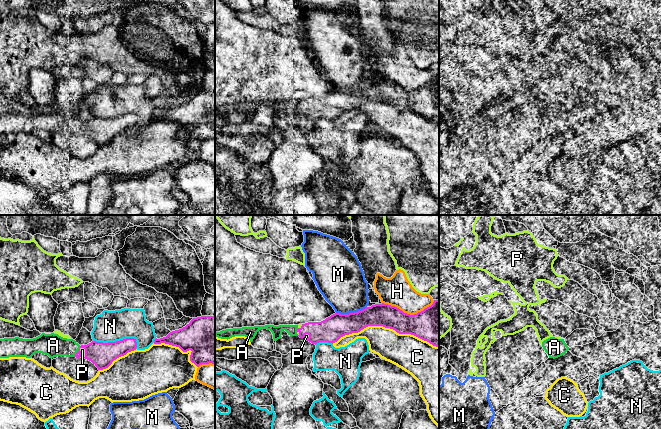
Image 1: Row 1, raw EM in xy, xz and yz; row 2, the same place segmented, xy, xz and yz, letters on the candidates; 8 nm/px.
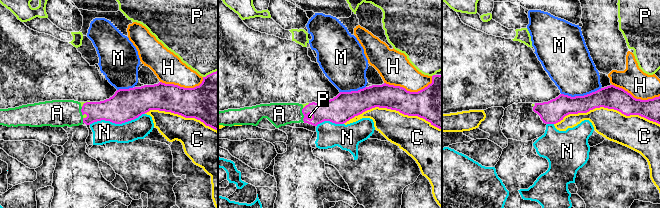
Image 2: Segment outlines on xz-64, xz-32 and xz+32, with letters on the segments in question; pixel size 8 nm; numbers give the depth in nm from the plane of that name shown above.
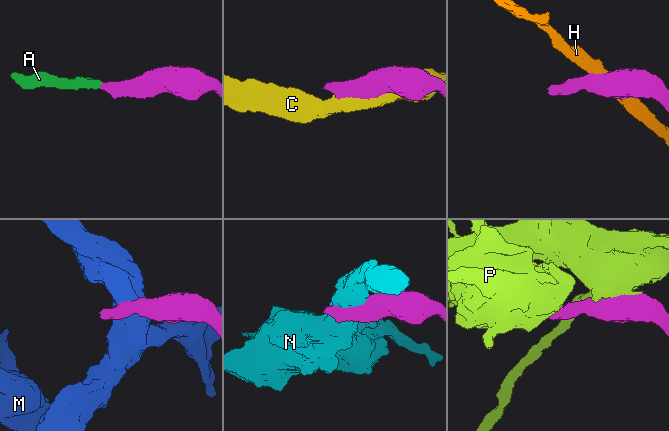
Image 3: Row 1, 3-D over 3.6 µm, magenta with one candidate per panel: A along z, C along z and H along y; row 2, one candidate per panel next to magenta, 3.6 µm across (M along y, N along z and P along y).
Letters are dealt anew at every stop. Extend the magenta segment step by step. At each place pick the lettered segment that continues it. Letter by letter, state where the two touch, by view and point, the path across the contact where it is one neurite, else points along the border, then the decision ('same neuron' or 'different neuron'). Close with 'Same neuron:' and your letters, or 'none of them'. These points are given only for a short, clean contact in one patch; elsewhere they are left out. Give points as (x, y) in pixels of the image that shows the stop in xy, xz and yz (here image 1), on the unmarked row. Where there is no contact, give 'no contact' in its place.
A: contact xz (297, 106); same neuron
C: contact xz (385, 103); different neuron
H: contact xz (408, 90); different neuron
M: contact xz (351, 89); border xz (366, 82), (353, 88), (336, 89); different neuron
N: contact xy (118, 117); different neuron
P: contact xy (80, 128); different neuron
Same neuron: A

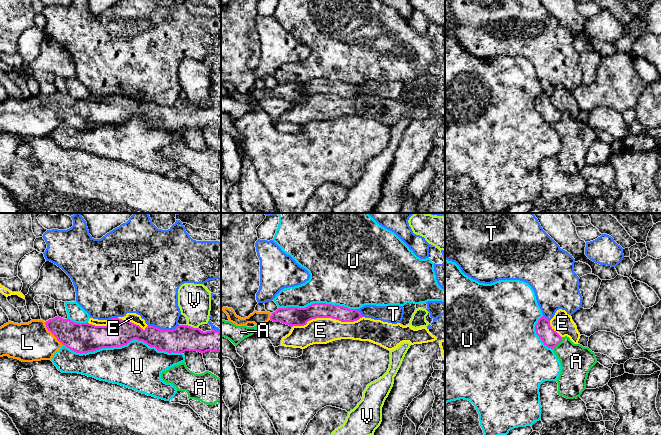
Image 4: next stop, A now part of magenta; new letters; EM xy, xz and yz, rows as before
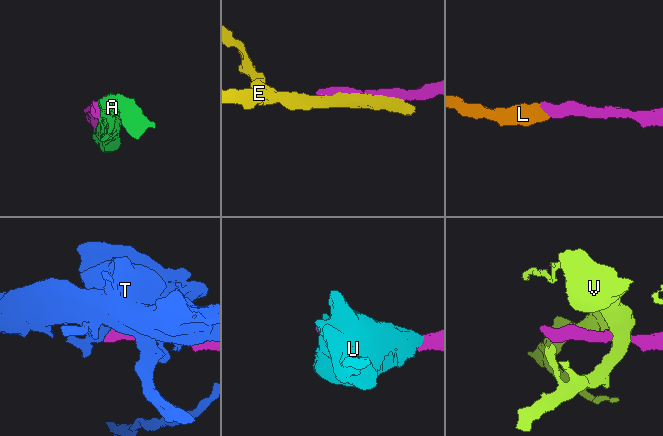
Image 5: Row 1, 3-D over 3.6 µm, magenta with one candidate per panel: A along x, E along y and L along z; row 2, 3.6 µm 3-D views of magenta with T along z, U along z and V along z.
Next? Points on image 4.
A: contact yz (558, 119); different neuron
E: contact xz (327, 93); different neuron
L: contact xy (52, 109); way xy (81, 114), (69, 109), (52, 109), (44, 115), (27, 118); same neuron
T: contact xy (163, 106); different neuron
U: contact xy (123, 121); different neuron
V: contact xy (192, 103); border xy (187, 100), (197, 104); different neuron
Same neuron: L

